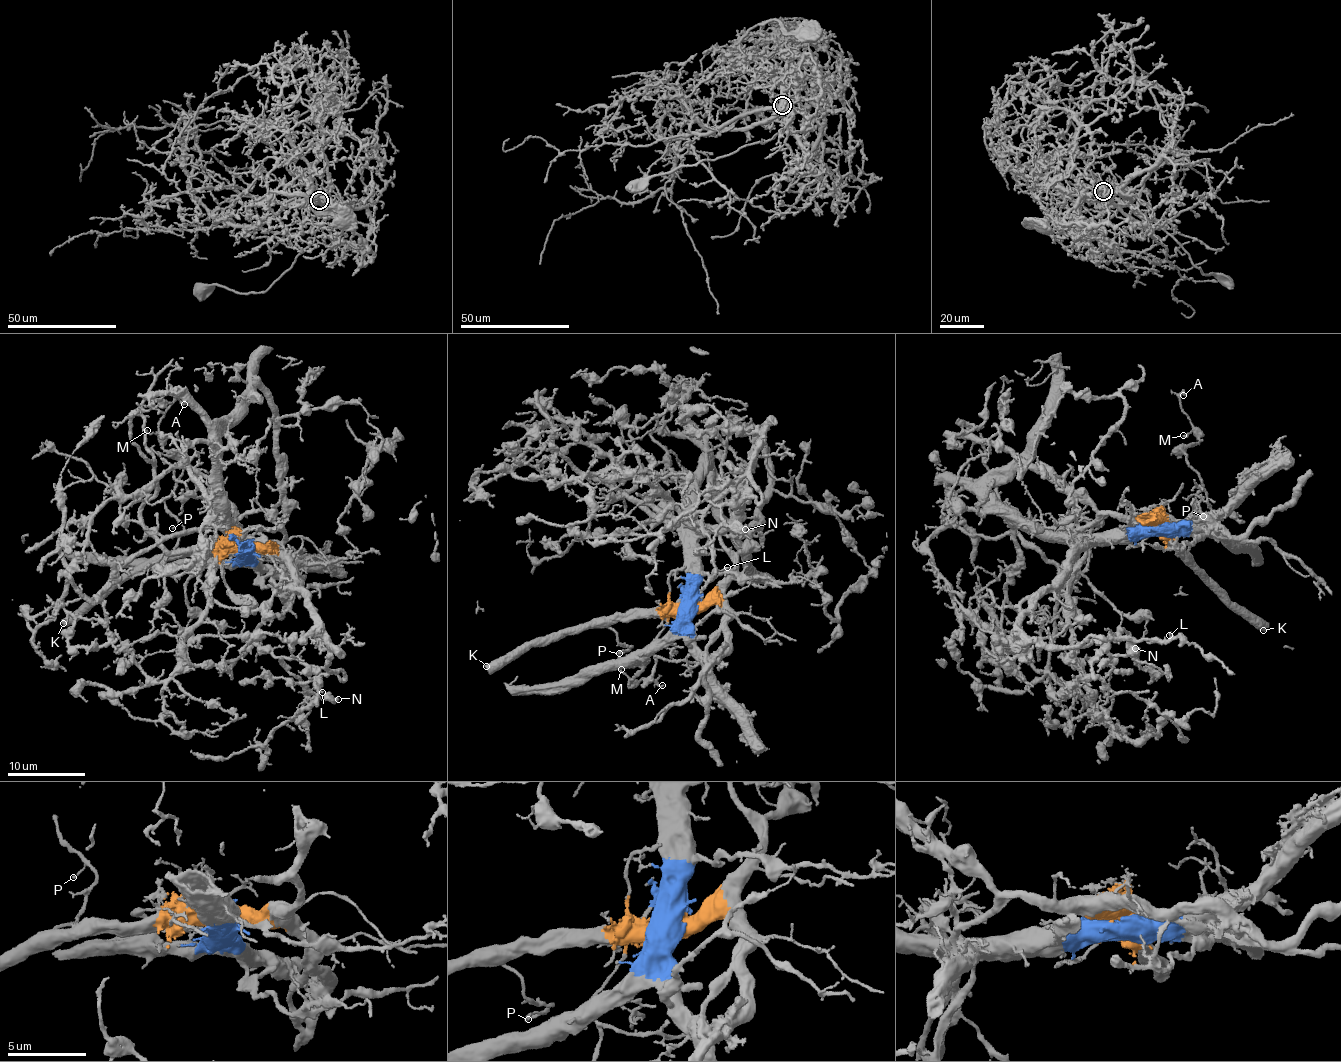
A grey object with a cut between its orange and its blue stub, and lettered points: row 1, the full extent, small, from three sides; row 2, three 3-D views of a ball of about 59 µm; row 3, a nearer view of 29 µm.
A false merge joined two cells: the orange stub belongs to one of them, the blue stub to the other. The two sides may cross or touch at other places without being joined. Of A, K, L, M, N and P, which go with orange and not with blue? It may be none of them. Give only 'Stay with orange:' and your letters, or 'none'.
Stay with orange: A, K, M, P

